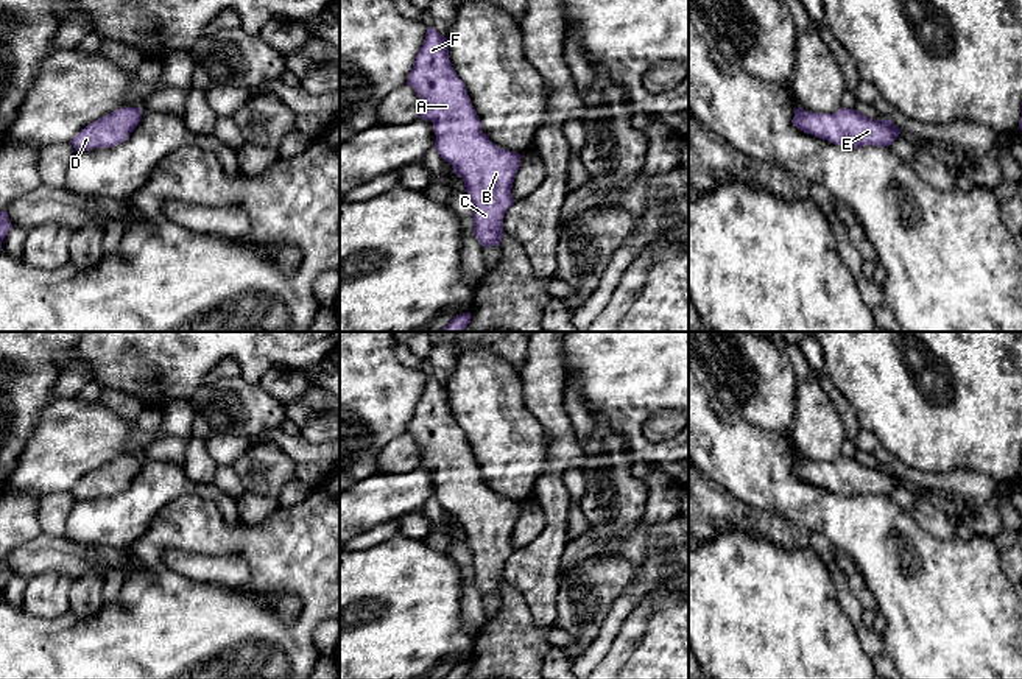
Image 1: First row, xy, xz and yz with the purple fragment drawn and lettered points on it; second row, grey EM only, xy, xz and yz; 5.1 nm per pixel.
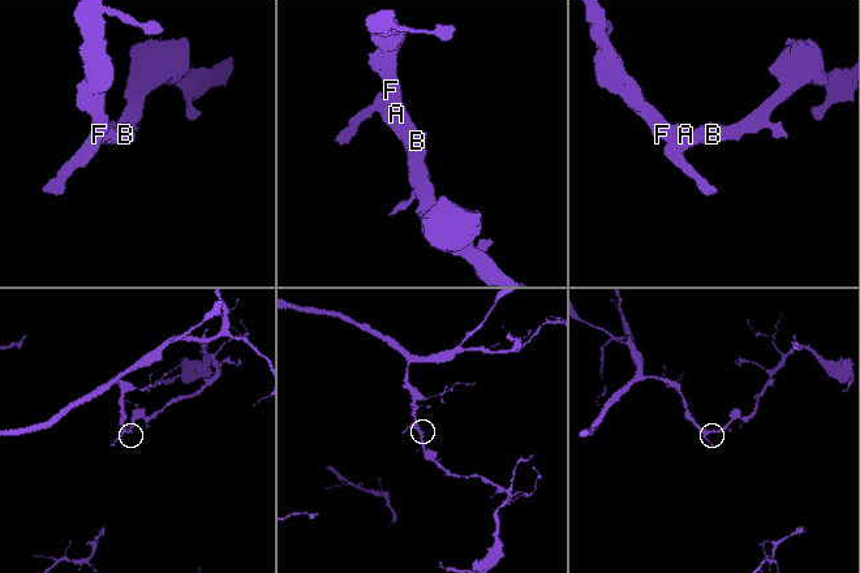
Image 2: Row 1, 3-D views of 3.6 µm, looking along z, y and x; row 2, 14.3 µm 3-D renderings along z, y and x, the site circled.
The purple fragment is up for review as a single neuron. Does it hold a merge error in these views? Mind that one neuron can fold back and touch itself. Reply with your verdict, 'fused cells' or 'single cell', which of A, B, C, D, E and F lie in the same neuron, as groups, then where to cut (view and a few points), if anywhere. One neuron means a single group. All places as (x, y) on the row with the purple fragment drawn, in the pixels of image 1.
single cell; groups A B C D E F; cut none

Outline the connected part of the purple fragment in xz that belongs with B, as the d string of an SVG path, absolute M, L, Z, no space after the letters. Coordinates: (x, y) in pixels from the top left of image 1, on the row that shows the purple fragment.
M435 26L425 33L424 44L418 51L407 84L419 97L419 118L433 123L436 135L435 148L452 165L453 173L464 181L467 196L472 202L475 238L483 248L500 246L503 216L516 201L511 188L520 167L520 154L499 148L481 131L481 121L470 103L467 90L449 59L447 37L441 36Z

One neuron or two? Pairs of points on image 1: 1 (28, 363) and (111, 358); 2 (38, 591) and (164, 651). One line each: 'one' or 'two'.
1: two
2: two

